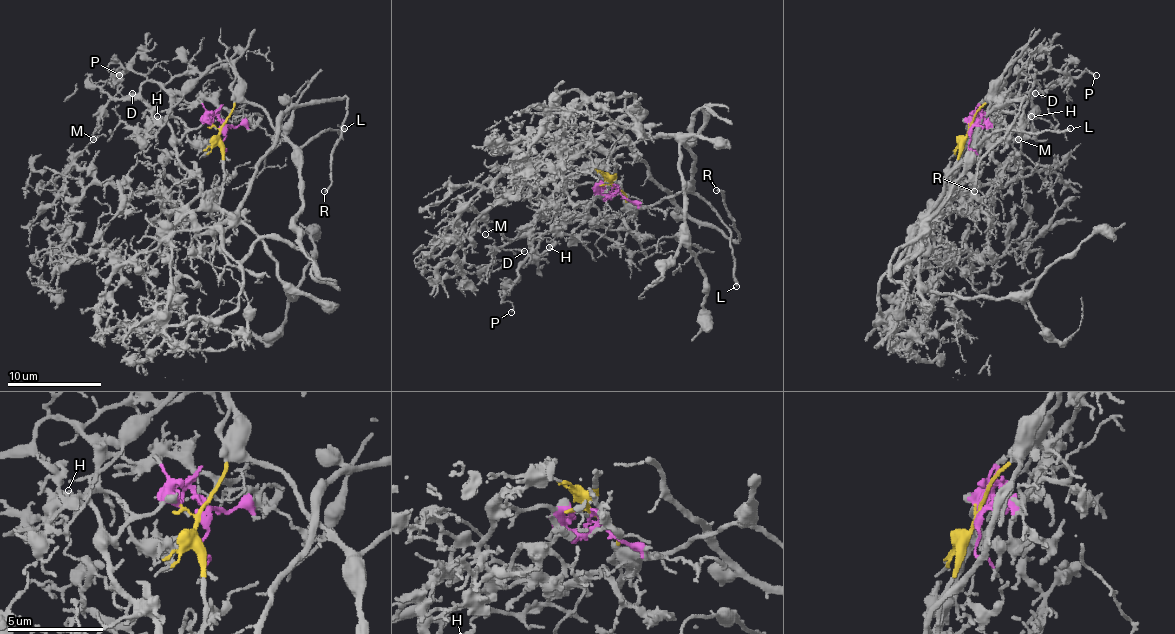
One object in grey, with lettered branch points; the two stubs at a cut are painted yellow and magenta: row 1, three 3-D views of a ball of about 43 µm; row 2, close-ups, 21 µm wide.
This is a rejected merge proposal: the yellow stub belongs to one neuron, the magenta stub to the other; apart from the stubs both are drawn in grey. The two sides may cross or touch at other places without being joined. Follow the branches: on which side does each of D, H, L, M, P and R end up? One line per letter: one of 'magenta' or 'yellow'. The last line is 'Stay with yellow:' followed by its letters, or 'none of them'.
D: magenta
H: magenta
L: yellow
M: magenta
P: magenta
R: yellow
Stay with yellow: L, R

